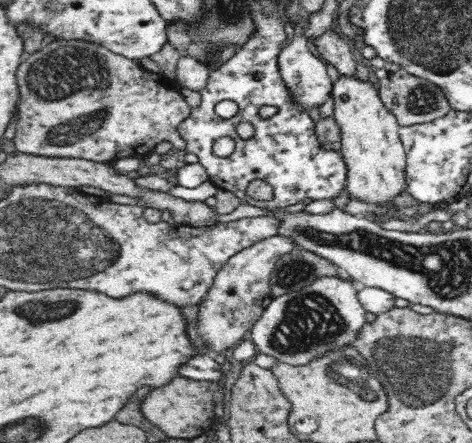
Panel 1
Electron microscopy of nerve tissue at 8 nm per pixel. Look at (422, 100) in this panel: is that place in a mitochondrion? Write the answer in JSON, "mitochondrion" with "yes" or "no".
{"mitochondrion":"yes"}

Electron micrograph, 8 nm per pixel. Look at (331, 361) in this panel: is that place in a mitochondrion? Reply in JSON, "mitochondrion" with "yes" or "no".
{"mitochondrion":"yes"}

